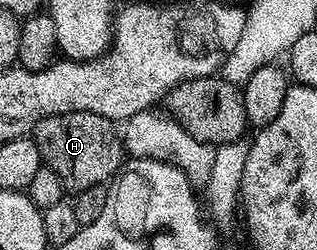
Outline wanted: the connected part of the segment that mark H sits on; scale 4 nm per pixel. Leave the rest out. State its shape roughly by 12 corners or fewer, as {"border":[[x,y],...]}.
{"border":[[41,118],[43,163],[67,191],[109,183],[124,161],[111,119]]}

